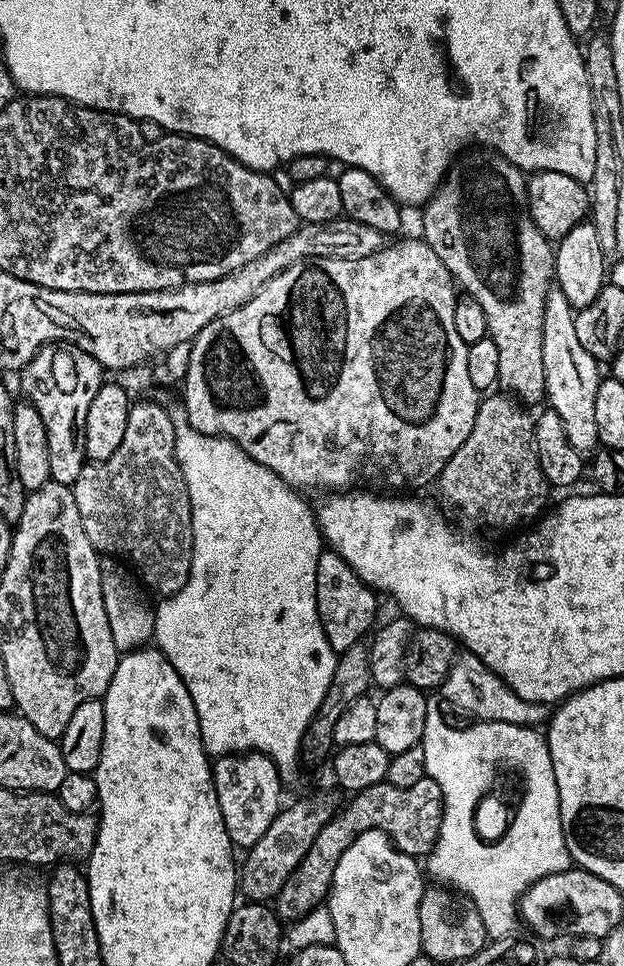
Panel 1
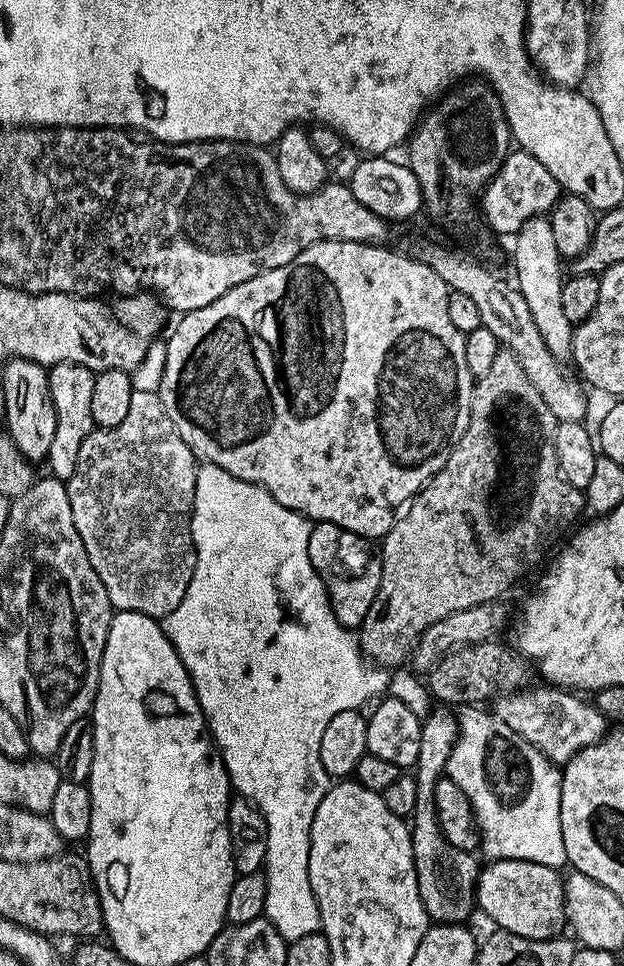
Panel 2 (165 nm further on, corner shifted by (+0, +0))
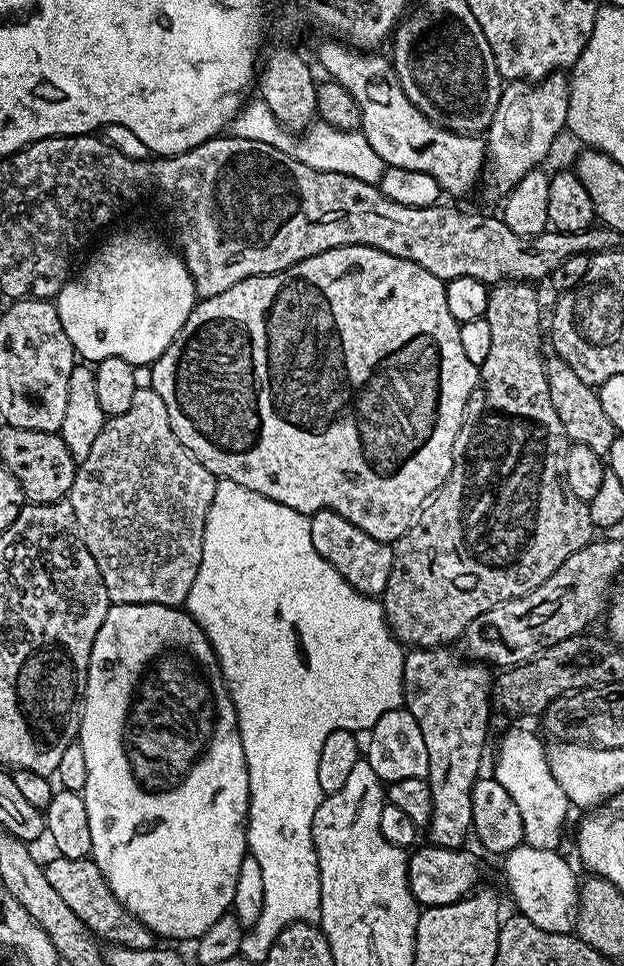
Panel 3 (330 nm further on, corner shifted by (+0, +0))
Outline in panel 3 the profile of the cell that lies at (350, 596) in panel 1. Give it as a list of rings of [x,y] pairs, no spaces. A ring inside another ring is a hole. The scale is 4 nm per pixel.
[[[329,508],[311,513],[310,542],[314,542],[314,550],[318,550],[318,554],[322,554],[322,558],[326,558],[326,562],[354,586],[354,590],[364,596],[383,597],[386,582],[390,582],[390,566],[394,562],[391,543],[370,538],[366,530],[358,530],[354,522],[346,522],[342,514],[331,512]]]

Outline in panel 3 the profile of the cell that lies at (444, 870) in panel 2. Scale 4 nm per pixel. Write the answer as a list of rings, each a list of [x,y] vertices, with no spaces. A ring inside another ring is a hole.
[[[448,646],[438,648],[412,648],[404,658],[404,703],[403,707],[407,708],[410,714],[414,714],[414,722],[418,722],[418,727],[422,730],[422,738],[426,738],[426,754],[428,755],[428,774],[427,781],[430,786],[430,798],[432,799],[432,807],[430,815],[427,817],[428,836],[433,845],[437,848],[458,848],[465,847],[464,839],[470,836],[472,832],[472,791],[474,790],[474,782],[480,779],[482,769],[480,763],[484,760],[484,743],[488,740],[488,704],[490,705],[490,697],[492,694],[492,686],[494,676],[485,665],[479,662],[469,662],[463,655],[452,653],[453,649]]]

